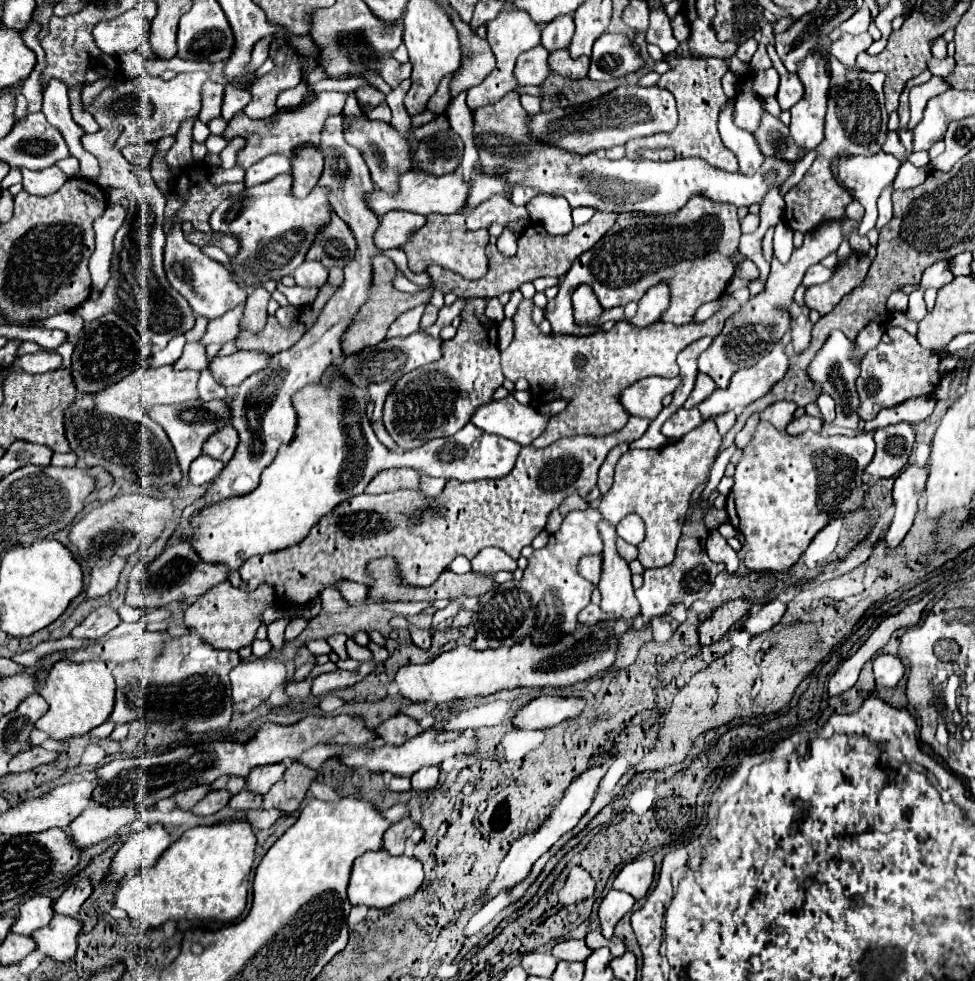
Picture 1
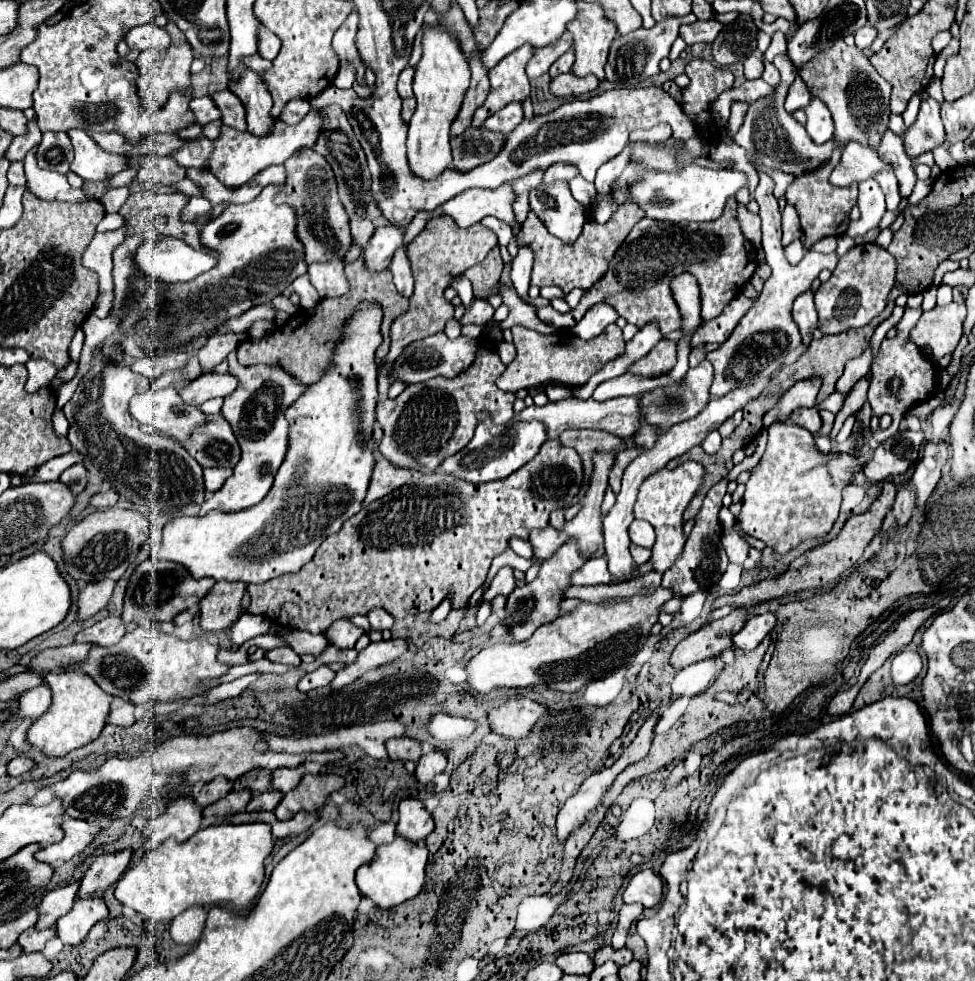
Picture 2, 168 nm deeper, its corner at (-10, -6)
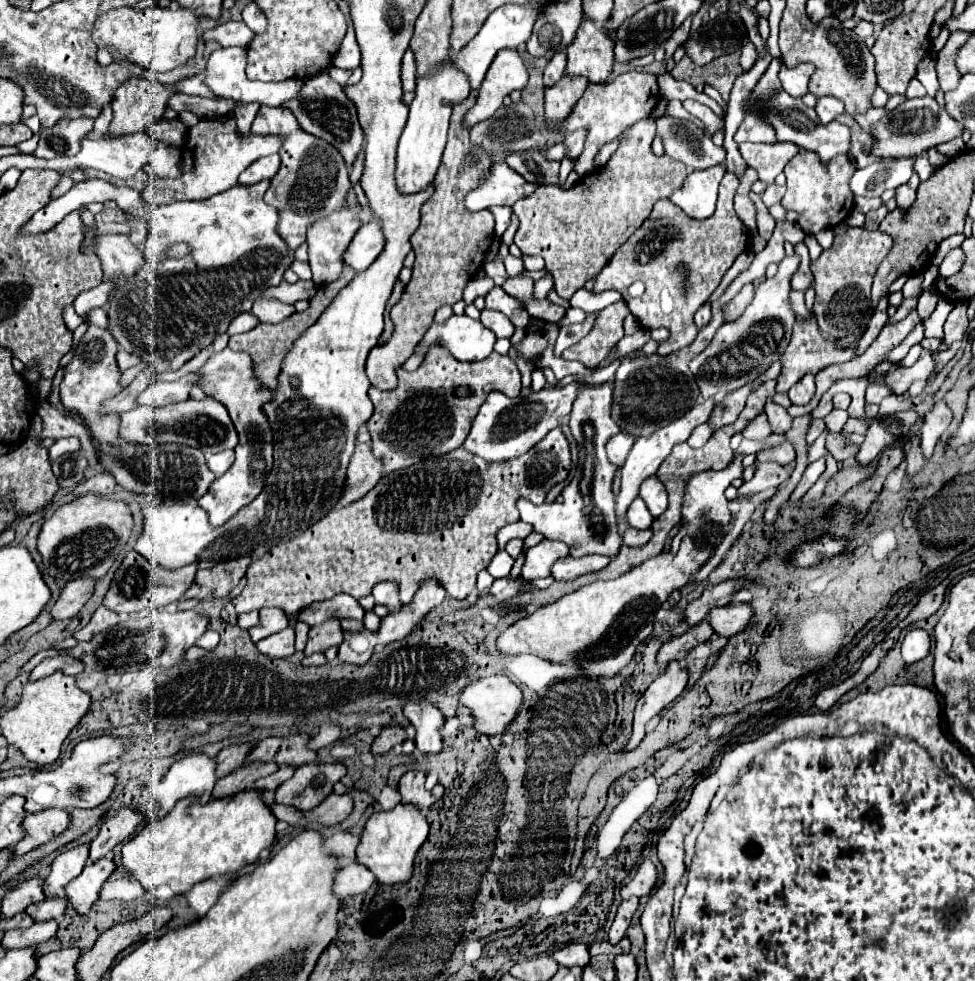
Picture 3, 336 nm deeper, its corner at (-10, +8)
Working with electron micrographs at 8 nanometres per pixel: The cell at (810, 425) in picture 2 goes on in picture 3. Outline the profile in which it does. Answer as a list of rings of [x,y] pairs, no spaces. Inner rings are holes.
[[[808,373],[806,377],[802,377],[802,381],[798,381],[798,385],[794,385],[794,389],[790,389],[790,401],[794,405],[806,405],[812,397],[814,397],[816,385],[814,385],[814,375]]]

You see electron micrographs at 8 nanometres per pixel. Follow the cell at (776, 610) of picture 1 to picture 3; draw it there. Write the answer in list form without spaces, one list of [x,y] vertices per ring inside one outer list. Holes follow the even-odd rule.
[[[728,603],[724,607],[710,609],[706,621],[712,625],[716,635],[732,637],[750,623],[750,617],[752,617],[752,609],[748,603]]]

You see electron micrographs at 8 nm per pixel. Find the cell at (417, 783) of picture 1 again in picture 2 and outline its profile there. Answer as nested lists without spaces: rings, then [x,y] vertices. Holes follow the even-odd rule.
[[[436,751],[436,753],[428,753],[428,755],[422,755],[420,757],[414,775],[416,775],[416,779],[418,779],[420,785],[428,785],[444,769],[446,769],[446,757],[444,757],[444,753]]]

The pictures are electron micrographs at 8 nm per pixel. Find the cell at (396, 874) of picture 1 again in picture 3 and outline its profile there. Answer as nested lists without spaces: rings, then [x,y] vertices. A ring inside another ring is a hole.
[[[398,803],[394,809],[374,813],[368,819],[360,845],[356,847],[356,861],[366,865],[384,885],[404,883],[412,877],[414,857],[420,845],[426,841],[426,837],[428,837],[428,821],[424,813],[418,811],[416,805]]]

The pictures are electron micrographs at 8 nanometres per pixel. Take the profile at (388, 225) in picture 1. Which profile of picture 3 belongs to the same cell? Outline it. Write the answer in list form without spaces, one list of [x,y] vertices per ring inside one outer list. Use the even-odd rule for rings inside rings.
[[[376,221],[366,223],[362,225],[362,229],[358,229],[354,239],[350,241],[350,247],[346,249],[342,261],[344,265],[360,273],[374,263],[382,247],[384,247],[384,237],[382,237],[382,231],[378,229],[378,223]]]

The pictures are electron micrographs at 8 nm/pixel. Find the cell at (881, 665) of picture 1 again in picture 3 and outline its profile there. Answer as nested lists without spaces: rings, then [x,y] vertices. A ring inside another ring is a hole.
[[[912,629],[902,643],[902,657],[906,663],[924,659],[930,653],[930,633],[924,629]]]

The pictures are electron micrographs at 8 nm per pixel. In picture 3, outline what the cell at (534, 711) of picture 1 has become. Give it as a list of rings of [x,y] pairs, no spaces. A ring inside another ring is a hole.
[[[496,673],[496,675],[490,675],[490,677],[484,677],[484,679],[468,683],[466,689],[460,695],[460,703],[472,711],[474,727],[476,727],[478,733],[498,735],[508,727],[508,723],[518,713],[518,709],[522,705],[522,693],[506,675]]]

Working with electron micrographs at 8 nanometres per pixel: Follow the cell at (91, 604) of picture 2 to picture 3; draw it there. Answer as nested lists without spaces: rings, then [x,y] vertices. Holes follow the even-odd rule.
[[[74,579],[70,581],[62,591],[60,597],[56,599],[54,607],[50,609],[52,619],[70,619],[74,617],[82,605],[90,599],[94,589],[94,581],[90,579]]]

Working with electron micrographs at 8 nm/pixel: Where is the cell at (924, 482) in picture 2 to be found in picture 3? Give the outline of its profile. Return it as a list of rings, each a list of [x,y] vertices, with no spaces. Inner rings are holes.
[[[938,401],[934,405],[932,411],[928,411],[924,415],[924,421],[922,421],[922,451],[924,451],[924,457],[930,459],[932,457],[932,451],[934,451],[934,445],[936,441],[940,439],[940,435],[946,431],[946,427],[950,425],[952,421],[952,411],[948,409],[946,401]]]

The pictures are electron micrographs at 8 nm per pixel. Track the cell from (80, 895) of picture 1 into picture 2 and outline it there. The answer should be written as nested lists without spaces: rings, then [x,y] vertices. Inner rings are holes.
[[[126,849],[122,853],[116,853],[116,855],[108,853],[108,855],[96,857],[96,861],[86,871],[86,875],[80,883],[78,897],[84,899],[88,895],[104,893],[110,885],[118,883],[118,879],[126,873],[128,865],[130,865],[130,849]]]

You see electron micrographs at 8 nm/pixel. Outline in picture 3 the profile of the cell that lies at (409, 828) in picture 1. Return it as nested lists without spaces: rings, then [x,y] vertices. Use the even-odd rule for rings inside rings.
[[[422,771],[404,773],[398,783],[402,803],[412,803],[412,805],[418,805],[422,811],[426,811],[432,803],[436,803],[444,795],[442,785],[434,785],[434,789],[428,791],[424,787],[424,781],[426,781],[426,773],[422,773]]]

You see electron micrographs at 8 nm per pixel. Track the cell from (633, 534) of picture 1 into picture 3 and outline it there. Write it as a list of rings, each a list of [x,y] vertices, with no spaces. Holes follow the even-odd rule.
[[[636,497],[636,499],[630,503],[628,511],[626,511],[626,523],[628,523],[628,527],[648,529],[648,527],[652,525],[652,521],[654,521],[654,517],[650,515],[646,503],[644,503],[640,497]]]

